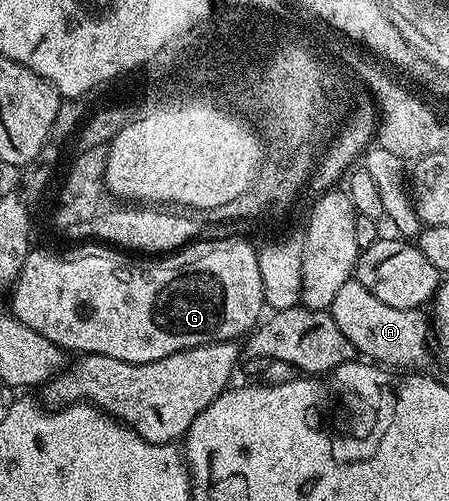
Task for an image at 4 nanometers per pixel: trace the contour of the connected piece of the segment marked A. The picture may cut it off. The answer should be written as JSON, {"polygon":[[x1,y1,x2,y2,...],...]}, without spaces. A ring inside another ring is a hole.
{"polygon":[[353,280,342,284,338,296,334,296,330,313,346,340,354,344,357,355,373,363,385,368,420,368,428,358,430,318,423,309,390,308,390,304,382,304,370,288]]}

